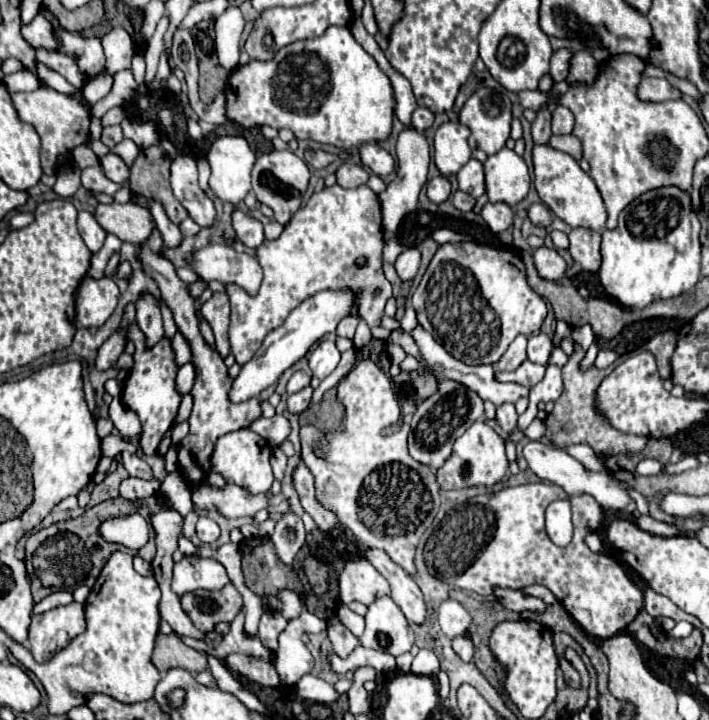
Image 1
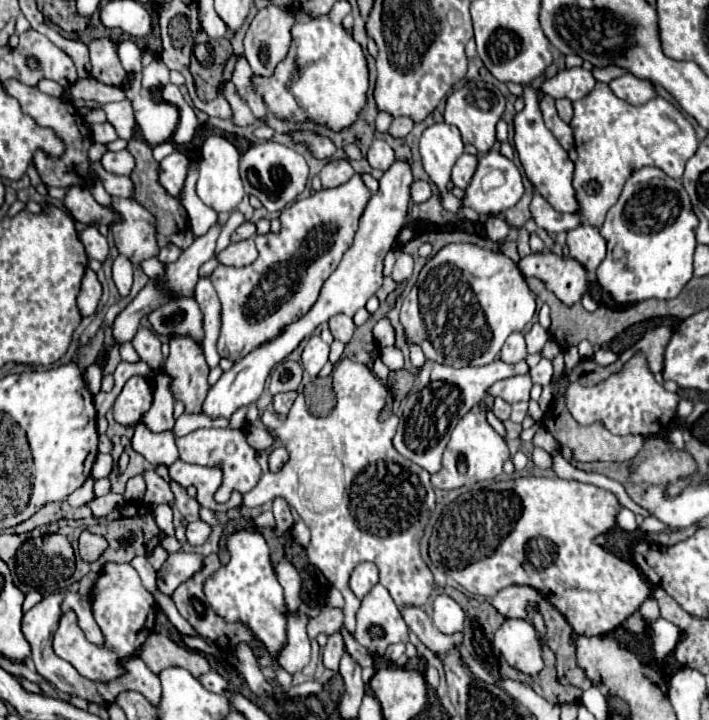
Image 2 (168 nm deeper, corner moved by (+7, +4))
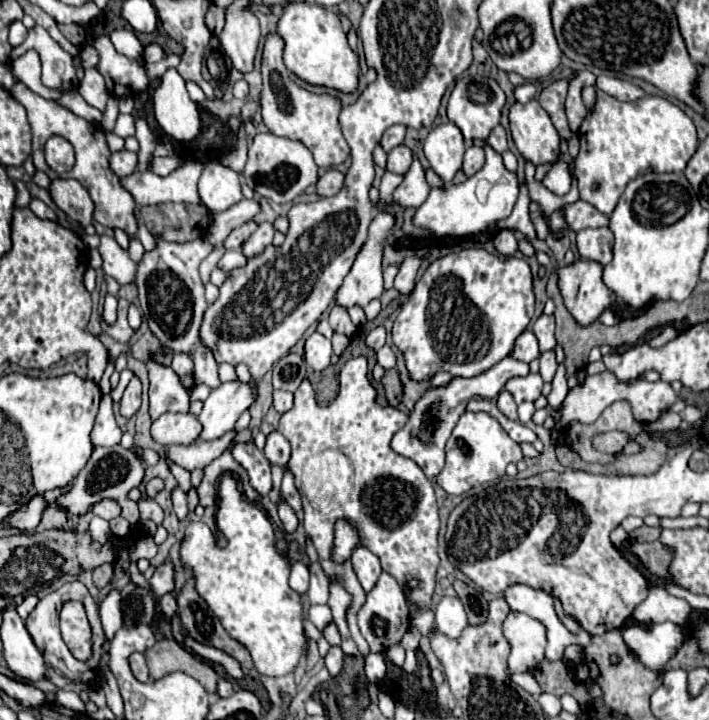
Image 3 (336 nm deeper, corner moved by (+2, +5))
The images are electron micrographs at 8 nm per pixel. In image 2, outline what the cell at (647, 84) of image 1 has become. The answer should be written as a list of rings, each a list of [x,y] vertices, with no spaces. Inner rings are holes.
[[[624,73],[622,77],[610,81],[610,89],[616,97],[628,101],[630,105],[644,105],[646,101],[656,97],[656,87],[648,79],[640,79],[632,73]]]

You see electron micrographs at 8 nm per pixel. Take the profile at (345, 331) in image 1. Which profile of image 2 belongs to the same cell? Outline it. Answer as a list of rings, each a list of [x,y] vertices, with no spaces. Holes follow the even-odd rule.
[[[340,313],[340,315],[334,315],[330,319],[330,331],[332,331],[334,339],[338,339],[342,343],[348,343],[352,339],[354,329],[356,329],[356,325],[354,325],[352,317],[348,317],[348,315]]]

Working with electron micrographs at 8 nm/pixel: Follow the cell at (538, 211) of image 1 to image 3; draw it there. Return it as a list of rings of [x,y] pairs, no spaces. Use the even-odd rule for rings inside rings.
[[[577,200],[573,204],[563,206],[565,208],[565,218],[571,230],[583,230],[583,228],[601,228],[609,226],[609,216],[601,214],[593,204],[585,200]]]

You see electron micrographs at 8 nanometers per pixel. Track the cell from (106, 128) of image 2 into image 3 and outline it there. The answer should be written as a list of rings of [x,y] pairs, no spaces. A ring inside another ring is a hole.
[[[85,68],[85,78],[79,84],[79,94],[95,108],[99,108],[101,112],[105,110],[105,102],[109,98],[107,90],[105,90],[105,82],[103,76],[99,74],[97,68]]]

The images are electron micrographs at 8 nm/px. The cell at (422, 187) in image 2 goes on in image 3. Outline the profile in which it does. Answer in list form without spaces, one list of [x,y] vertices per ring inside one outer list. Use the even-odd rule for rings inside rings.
[[[415,158],[411,170],[405,174],[403,182],[393,192],[393,204],[401,208],[417,208],[429,196],[429,184],[425,182],[423,168]]]

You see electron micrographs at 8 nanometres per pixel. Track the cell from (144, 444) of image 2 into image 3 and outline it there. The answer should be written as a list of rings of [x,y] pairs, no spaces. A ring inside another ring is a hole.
[[[169,462],[169,466],[171,466],[171,472],[173,472],[173,476],[175,476],[179,488],[187,494],[187,492],[193,488],[193,484],[191,484],[191,474],[189,474],[185,468],[181,468],[181,466],[173,464],[173,462]]]

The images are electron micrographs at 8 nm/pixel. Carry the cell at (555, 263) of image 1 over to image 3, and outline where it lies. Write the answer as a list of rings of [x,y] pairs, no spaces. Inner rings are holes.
[[[577,260],[571,266],[559,268],[559,290],[565,306],[579,326],[589,326],[599,320],[601,312],[615,304],[613,292],[603,284],[603,266],[591,260]]]

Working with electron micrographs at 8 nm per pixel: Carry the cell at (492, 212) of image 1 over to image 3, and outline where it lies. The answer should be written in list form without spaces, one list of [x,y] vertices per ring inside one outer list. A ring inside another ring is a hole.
[[[503,228],[503,230],[495,236],[493,246],[495,246],[495,250],[497,250],[499,254],[503,254],[503,256],[513,256],[513,254],[517,252],[517,238],[515,238],[515,234],[513,234],[511,230]]]

